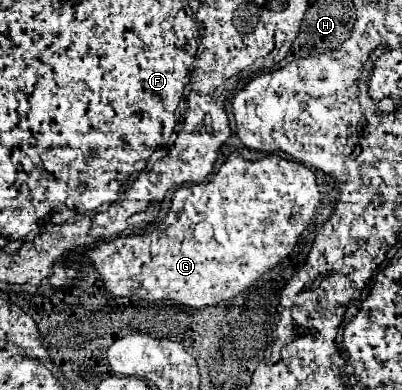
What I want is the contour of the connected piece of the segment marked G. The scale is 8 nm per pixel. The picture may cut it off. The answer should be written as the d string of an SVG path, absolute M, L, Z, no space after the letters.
M239 152L229 154L229 158L221 164L219 172L213 176L211 182L201 182L201 184L185 184L181 188L177 188L173 198L171 198L171 206L169 212L165 216L165 220L155 226L149 234L129 234L129 236L117 236L93 250L89 250L85 254L85 258L89 260L89 264L95 268L95 272L99 274L99 282L105 288L105 292L111 298L129 298L129 300L149 300L149 302L159 302L159 300L173 300L177 304L189 306L189 308L207 308L207 306L215 306L219 302L227 302L233 300L235 296L239 296L241 292L245 292L253 282L257 282L265 272L269 272L271 268L275 268L279 262L285 260L285 256L289 256L301 236L301 232L305 230L303 226L309 226L317 205L321 200L318 184L316 182L315 174L311 168L303 166L301 162L295 160L285 160L279 154L267 154L263 160L245 160Z

